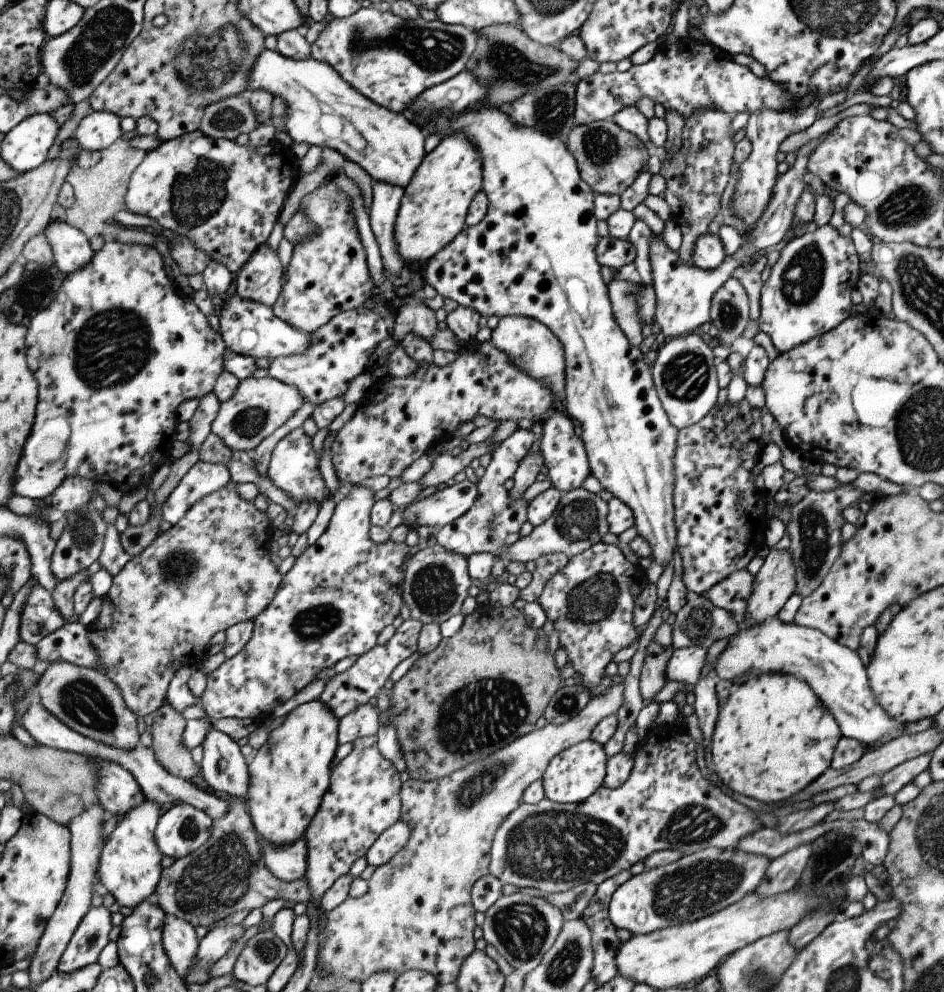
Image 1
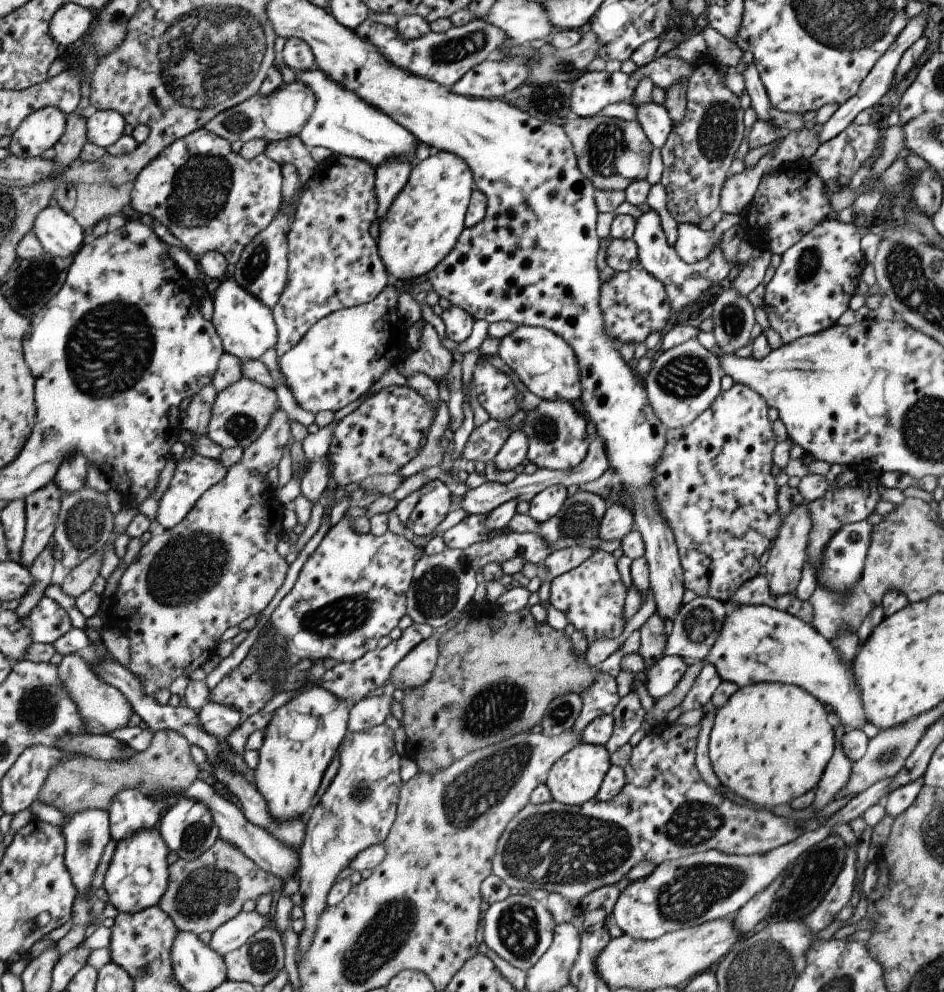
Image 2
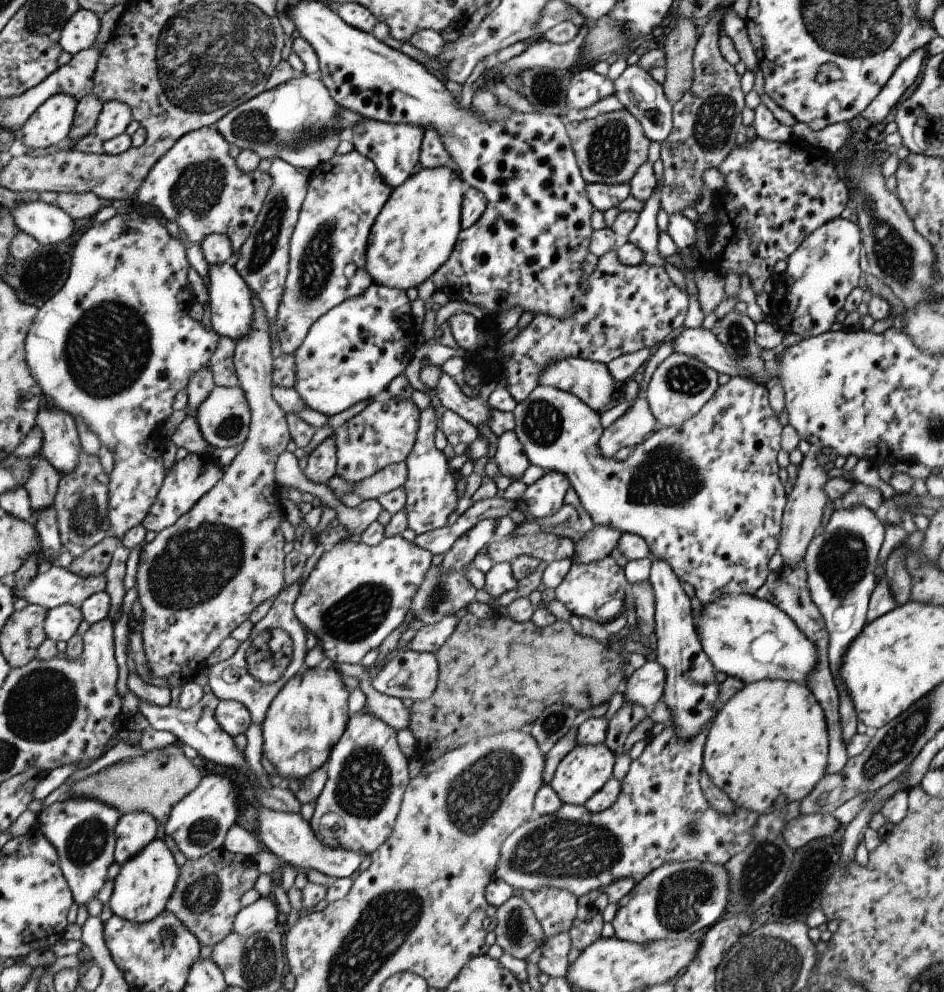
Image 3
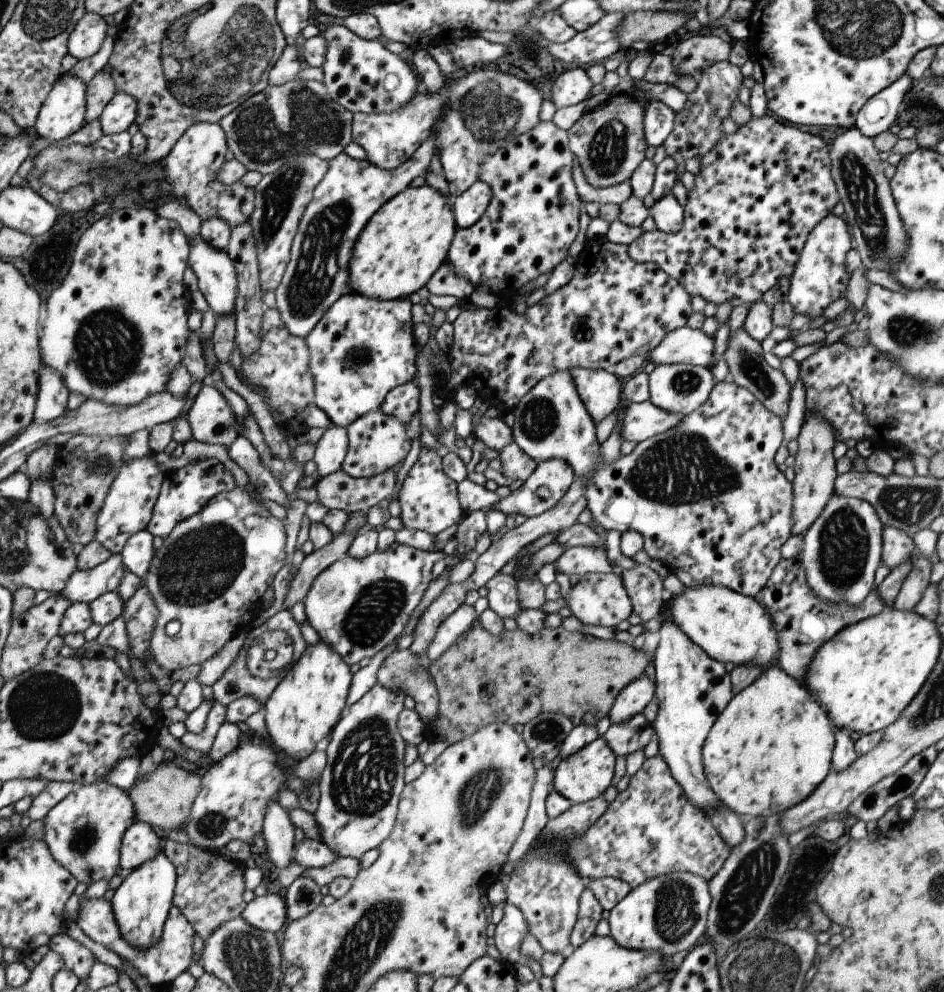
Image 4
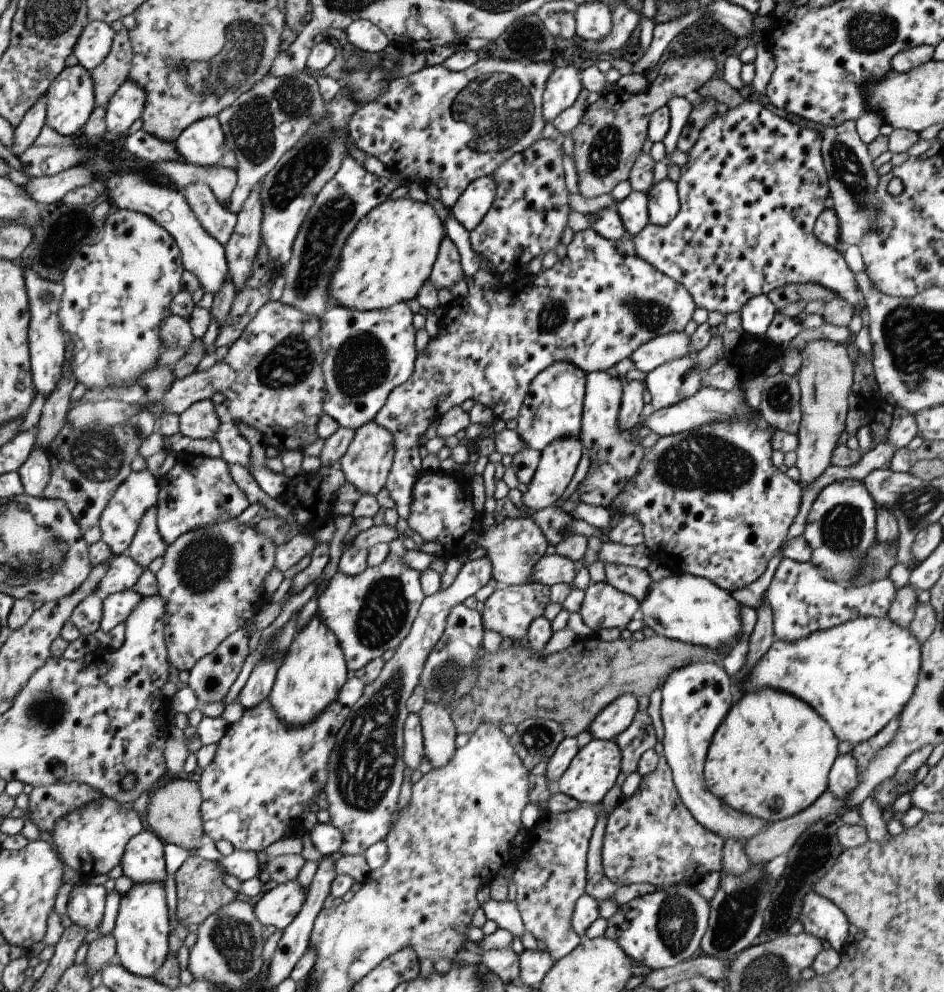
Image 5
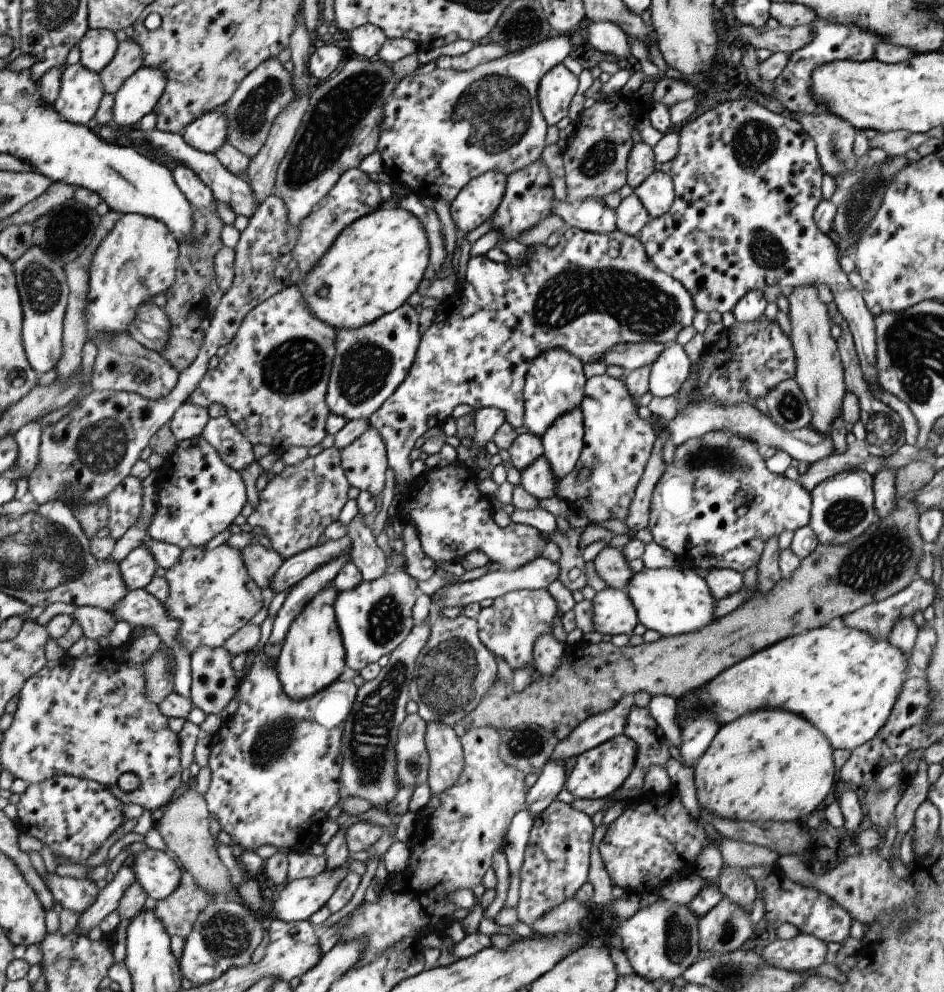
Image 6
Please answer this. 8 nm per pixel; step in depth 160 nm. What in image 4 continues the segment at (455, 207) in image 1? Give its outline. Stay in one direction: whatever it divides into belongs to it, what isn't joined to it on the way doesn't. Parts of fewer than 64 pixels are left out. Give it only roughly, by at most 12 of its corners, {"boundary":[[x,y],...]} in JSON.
{"boundary":[[408,186],[353,243],[351,292],[407,299],[457,229],[443,195]]}

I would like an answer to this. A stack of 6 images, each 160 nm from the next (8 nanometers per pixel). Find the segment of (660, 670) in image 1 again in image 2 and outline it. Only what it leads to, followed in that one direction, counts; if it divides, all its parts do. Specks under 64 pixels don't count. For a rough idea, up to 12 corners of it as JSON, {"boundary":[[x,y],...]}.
{"boundary":[[654,611],[638,628],[645,670],[663,656],[663,622]]}

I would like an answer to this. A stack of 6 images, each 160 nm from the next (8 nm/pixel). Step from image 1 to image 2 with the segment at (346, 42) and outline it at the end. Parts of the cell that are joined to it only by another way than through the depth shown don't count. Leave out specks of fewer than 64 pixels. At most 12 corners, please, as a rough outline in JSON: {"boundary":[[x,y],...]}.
{"boundary":[[485,19],[404,41],[355,30],[394,65],[449,89],[508,36]]}

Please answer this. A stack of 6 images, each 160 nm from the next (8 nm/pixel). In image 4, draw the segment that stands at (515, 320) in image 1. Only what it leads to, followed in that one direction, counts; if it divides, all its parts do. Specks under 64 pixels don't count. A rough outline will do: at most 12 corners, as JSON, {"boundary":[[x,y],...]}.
{"boundary":[[569,369],[597,424],[619,406],[621,382],[603,369]]}

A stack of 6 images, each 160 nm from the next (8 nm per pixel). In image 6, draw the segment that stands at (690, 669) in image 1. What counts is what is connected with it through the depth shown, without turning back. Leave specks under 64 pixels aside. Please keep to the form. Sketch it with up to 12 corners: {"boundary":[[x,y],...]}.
{"boundary":[[633,695],[588,716],[548,760],[565,760],[620,735]]}

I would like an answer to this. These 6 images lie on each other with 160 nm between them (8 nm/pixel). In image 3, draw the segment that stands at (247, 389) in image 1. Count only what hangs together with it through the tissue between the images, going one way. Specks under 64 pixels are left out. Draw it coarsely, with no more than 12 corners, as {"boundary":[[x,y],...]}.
{"boundary":[[214,386],[193,415],[213,448],[239,448],[251,412],[239,386]]}

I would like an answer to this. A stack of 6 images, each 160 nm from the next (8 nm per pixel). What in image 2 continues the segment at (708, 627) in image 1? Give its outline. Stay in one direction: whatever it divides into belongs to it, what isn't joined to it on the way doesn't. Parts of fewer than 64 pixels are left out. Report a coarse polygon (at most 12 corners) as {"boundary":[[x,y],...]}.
{"boundary":[[695,597],[671,617],[663,656],[703,660],[727,614]]}

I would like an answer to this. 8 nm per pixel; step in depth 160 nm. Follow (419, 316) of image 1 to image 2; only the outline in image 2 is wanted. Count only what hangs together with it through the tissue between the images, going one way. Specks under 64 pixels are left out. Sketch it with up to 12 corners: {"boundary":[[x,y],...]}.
{"boundary":[[430,323],[419,349],[395,365],[401,376],[425,373],[446,383],[452,358]]}

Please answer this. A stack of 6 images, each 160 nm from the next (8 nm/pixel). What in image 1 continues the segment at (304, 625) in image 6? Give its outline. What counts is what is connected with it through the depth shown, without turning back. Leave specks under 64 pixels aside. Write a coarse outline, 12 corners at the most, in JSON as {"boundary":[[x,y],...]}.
{"boundary":[[319,699],[248,764],[259,837],[302,836],[327,792],[338,718]]}

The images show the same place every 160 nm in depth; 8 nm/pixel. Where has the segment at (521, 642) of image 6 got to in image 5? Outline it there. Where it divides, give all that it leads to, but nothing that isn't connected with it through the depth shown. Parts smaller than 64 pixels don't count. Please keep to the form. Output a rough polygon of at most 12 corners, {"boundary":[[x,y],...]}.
{"boundary":[[539,583],[498,586],[483,601],[484,629],[526,636],[550,602]]}

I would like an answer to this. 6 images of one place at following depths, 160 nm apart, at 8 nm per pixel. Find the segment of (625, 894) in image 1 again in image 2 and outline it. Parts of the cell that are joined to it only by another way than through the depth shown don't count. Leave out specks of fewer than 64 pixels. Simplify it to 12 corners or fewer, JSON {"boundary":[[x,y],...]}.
{"boundary":[[890,780],[761,855],[660,862],[612,906],[646,941],[731,918],[807,847],[882,803]]}

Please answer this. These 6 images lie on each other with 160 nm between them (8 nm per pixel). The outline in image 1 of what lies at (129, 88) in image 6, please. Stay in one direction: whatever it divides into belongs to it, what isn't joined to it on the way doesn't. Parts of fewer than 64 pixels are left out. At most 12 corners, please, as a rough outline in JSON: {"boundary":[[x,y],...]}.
{"boundary":[[91,111],[72,136],[102,151],[121,136],[116,114]]}

